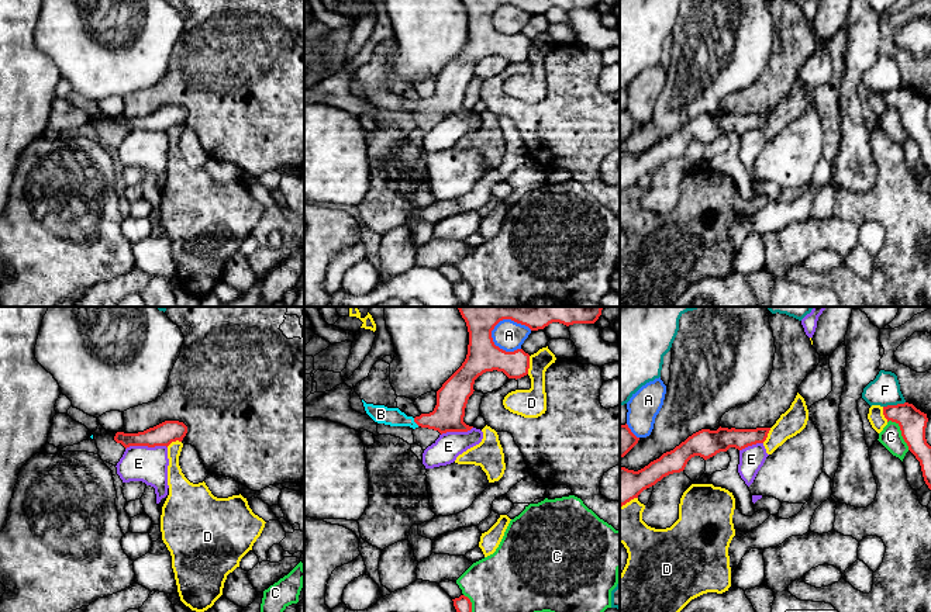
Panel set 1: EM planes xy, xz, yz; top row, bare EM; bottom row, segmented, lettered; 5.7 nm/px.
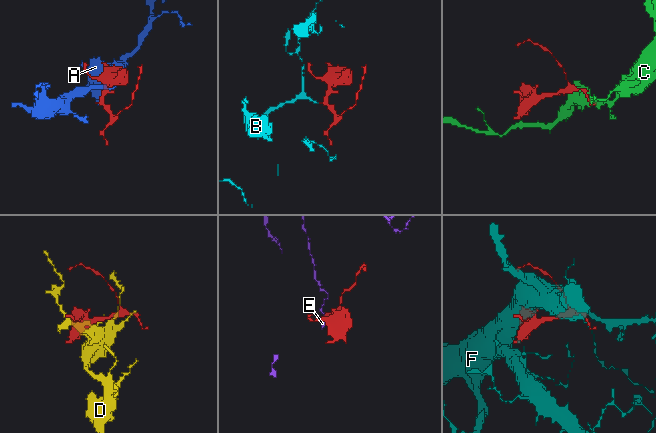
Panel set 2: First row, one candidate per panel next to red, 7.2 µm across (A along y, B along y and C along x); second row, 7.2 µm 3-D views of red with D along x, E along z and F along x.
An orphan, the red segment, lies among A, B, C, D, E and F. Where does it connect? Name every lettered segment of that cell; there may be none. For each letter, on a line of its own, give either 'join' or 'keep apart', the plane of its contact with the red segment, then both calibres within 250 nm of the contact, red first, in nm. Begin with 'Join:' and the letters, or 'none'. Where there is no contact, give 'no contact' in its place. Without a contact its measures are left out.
Join: B
A: keep apart; meets red in xz; 180 nm thick on the red side, 170 nm on the other
B: join; meets red in xz; 180 nm thick on the red side, 110 nm on the other
C: keep apart; meets red in yz; 160 nm thick on the red side, 120 nm on the other
D: keep apart; meets red in xz; 170 nm thick on the red side, 160 nm on the other
E: keep apart; meets red in xy; 130 nm thick on the red side, 200 nm on the other
F: keep apart; meets red in yz; 160 nm thick on the red side, 180 nm on the other

